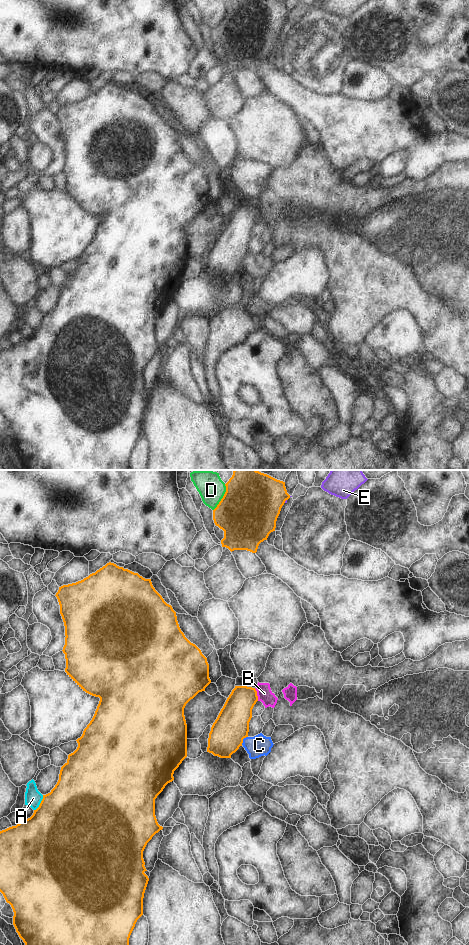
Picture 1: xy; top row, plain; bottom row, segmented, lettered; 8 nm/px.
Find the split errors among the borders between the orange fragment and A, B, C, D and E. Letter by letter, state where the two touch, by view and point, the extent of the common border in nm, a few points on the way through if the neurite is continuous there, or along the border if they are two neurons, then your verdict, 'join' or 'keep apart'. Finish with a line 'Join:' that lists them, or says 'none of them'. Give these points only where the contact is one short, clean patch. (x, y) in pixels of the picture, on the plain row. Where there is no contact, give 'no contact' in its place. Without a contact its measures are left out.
A: xy (40, 323) | 150 nm | keep apart
B: xy (256, 214) | 110 nm | along xy (254, 208), (258, 220) | keep apart
C: xy (242, 260) | 90 nm | along xy (247, 256), (241, 264) | keep apart
D: xy (223, 17) | 240 nm | keep apart
E: xy (285, 20) | 40 nm | keep apart
Join: none of them

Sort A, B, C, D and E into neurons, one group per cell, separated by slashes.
A / B / C / D / E

